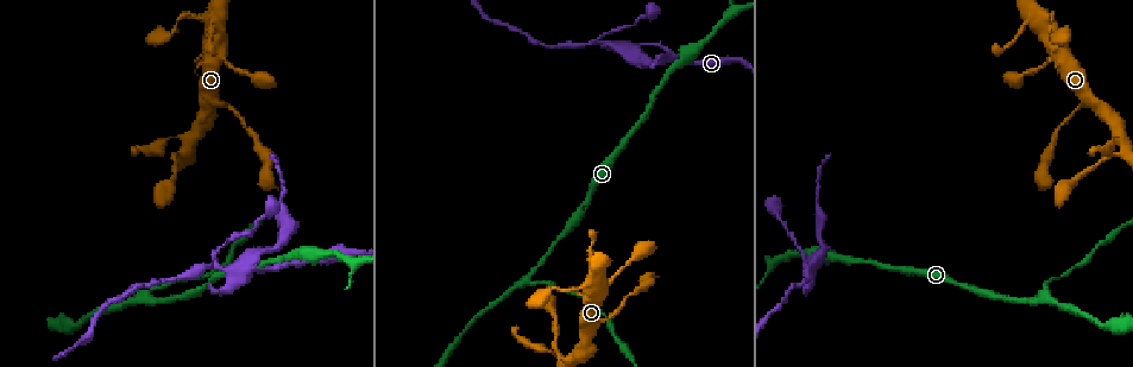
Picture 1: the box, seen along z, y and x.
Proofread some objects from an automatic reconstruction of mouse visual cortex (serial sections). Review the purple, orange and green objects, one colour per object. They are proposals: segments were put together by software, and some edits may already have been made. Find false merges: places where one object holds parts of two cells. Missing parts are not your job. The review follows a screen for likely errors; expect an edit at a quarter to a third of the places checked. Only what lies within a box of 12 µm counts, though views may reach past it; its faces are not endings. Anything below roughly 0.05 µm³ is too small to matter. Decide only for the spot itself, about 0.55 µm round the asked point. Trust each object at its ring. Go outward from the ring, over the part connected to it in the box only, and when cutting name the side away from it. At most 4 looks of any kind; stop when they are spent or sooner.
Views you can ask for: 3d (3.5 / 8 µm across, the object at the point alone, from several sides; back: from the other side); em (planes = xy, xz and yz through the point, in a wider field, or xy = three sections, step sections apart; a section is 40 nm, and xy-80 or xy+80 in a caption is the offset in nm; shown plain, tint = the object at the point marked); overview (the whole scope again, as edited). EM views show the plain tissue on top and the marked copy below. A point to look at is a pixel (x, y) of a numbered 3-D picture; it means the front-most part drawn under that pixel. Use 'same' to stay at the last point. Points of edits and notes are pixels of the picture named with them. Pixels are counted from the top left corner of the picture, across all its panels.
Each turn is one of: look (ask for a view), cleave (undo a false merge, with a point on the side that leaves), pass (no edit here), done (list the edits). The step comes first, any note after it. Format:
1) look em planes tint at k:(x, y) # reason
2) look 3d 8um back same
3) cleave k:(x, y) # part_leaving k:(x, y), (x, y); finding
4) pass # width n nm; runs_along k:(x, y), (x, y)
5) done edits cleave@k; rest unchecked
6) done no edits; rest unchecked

look 3d 3.5um at 1:(1081, 106) # sudden change in width

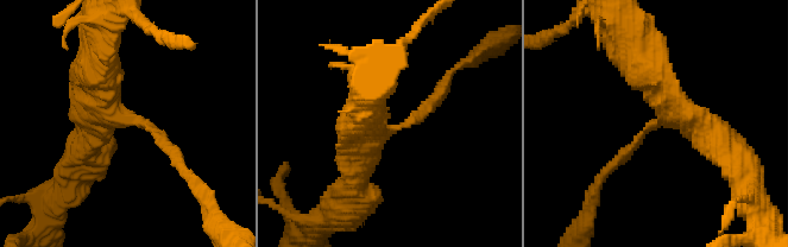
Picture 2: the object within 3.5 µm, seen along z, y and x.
look em xy step 1 tint at 2:(651, 121) # arm_widths 150, 350 nm; need the tissue

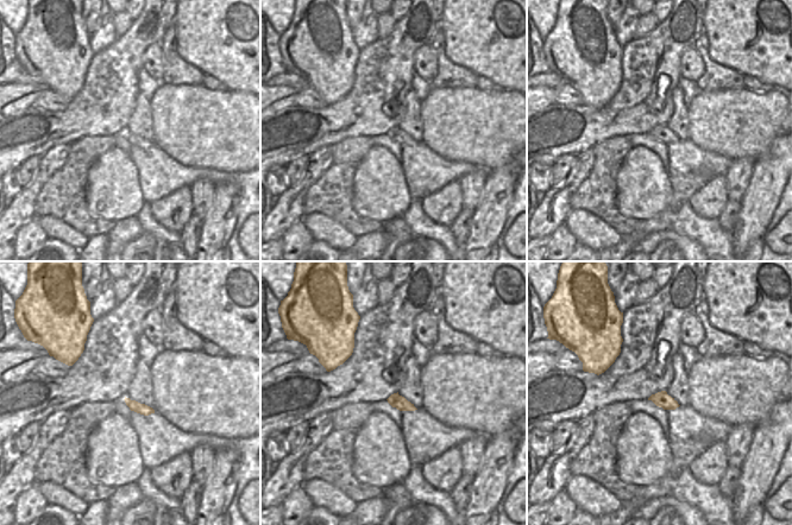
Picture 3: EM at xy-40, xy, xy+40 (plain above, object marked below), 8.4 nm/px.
pass # runs_along 2:(100, 78), (100, 105), (144, 122), (184, 173); all the same cell

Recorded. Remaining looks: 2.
look 3d 3.5um at 1:(1042, 301) # side arm on a straight run

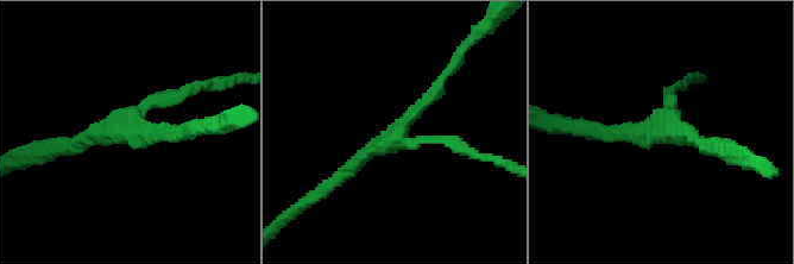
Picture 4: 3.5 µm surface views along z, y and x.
look em xy step 5 tint at 4:(657, 132) # need the tissue

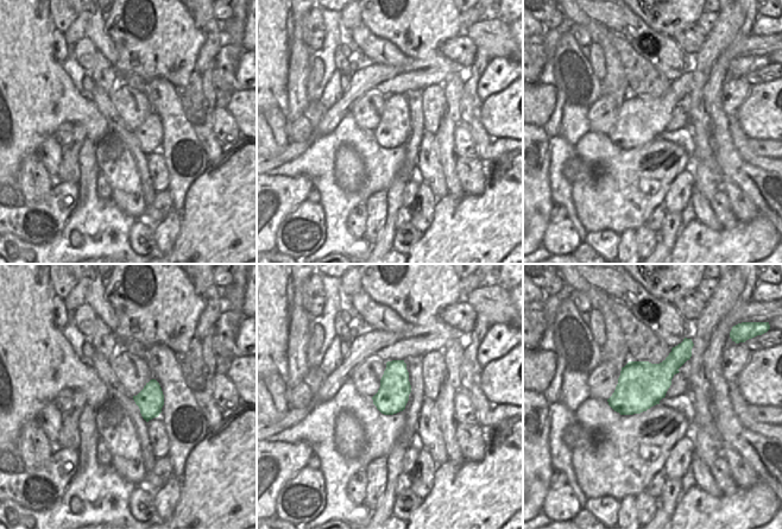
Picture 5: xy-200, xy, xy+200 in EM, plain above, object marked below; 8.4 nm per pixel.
pass # width 260 nm; runs_along 4:(451, 73), (403, 127), (338, 178); all the same cell

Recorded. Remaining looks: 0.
done no edits; rest unchecked

